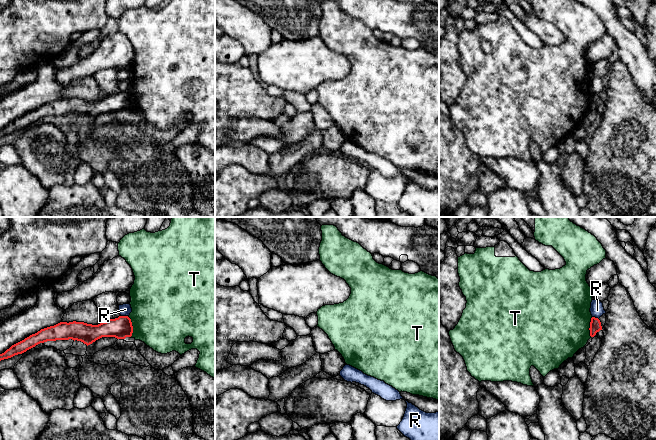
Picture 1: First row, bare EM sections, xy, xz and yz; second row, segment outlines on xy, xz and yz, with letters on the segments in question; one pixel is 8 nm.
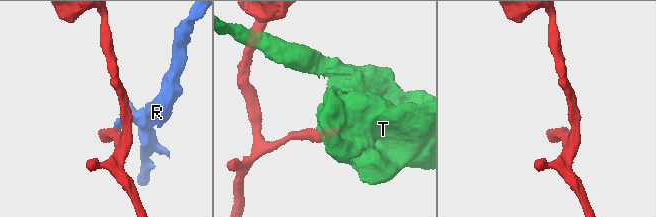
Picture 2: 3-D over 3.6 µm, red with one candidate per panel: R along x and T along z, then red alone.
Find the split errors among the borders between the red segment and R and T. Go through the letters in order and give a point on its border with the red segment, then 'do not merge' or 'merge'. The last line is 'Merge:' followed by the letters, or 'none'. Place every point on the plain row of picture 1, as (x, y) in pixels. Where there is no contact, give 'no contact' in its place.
R: contact xy (124, 92); do not merge
T: contact xy (132, 102); do not merge
Merge: none

